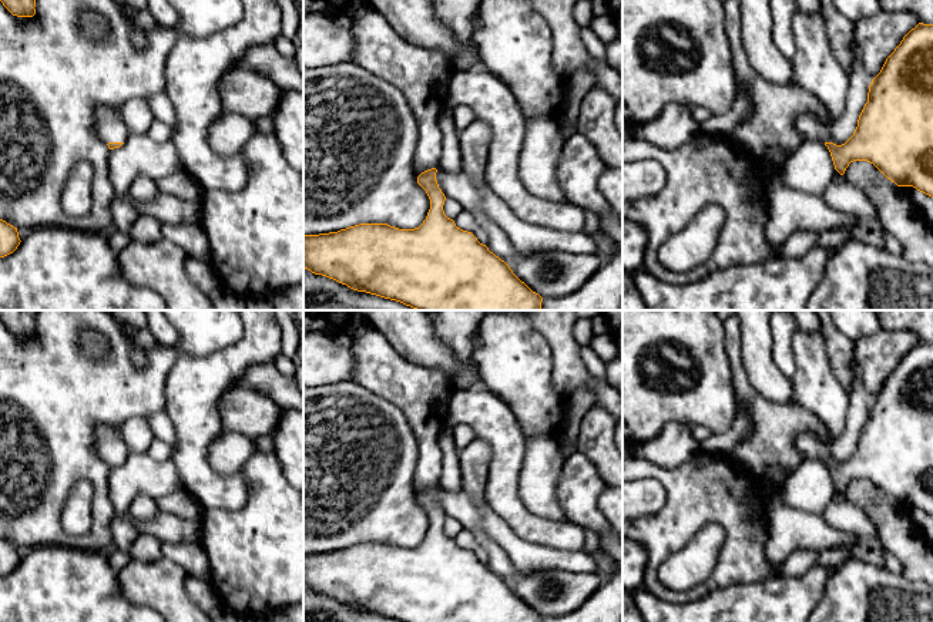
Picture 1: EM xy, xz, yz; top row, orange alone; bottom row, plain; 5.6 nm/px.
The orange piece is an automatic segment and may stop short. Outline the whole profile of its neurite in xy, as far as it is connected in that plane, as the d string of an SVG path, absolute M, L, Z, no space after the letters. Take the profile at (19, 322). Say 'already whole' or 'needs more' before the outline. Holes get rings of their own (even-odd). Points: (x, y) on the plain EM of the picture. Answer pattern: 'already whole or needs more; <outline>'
already whole; M0 310L3 325L17 336L33 336L36 333L36 315L38 310Z

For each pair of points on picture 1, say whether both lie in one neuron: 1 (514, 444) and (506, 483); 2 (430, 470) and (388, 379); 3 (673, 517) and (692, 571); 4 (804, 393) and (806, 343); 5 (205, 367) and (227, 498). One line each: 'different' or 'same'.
1: same
2: same
3: different
4: same
5: same

